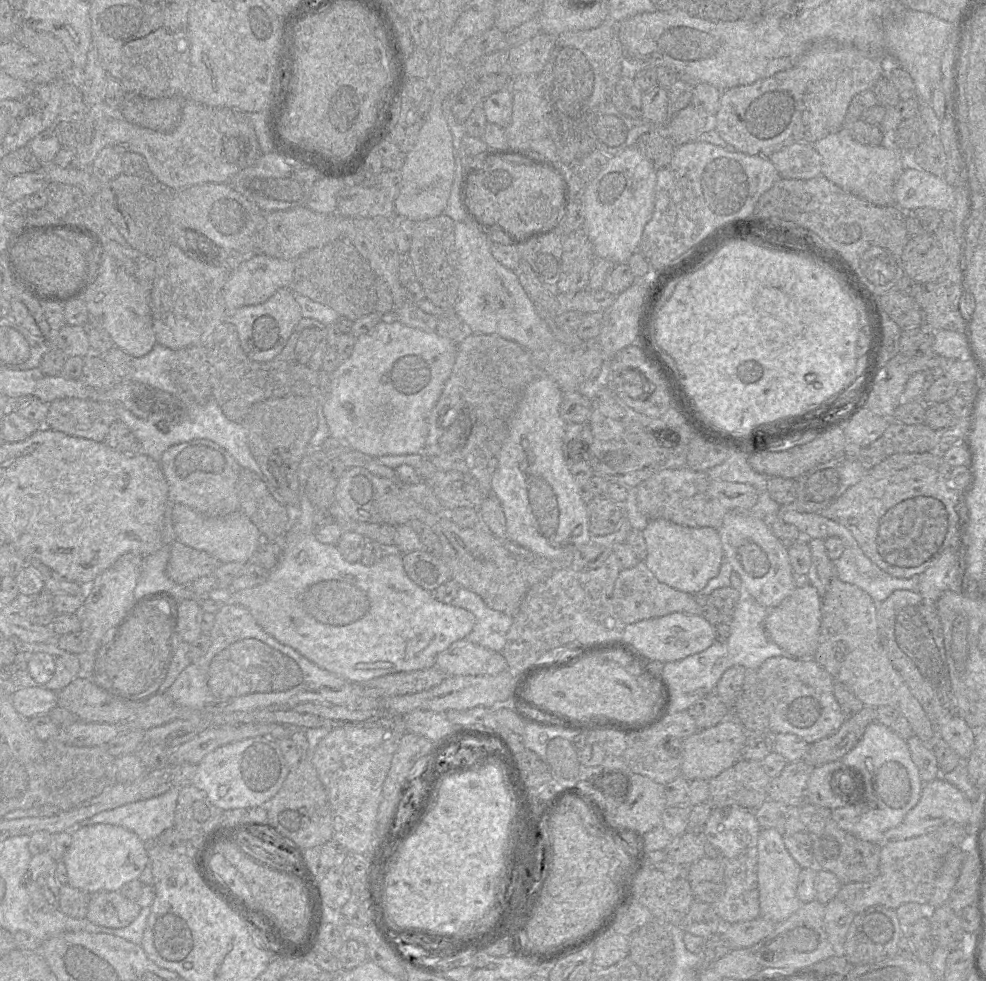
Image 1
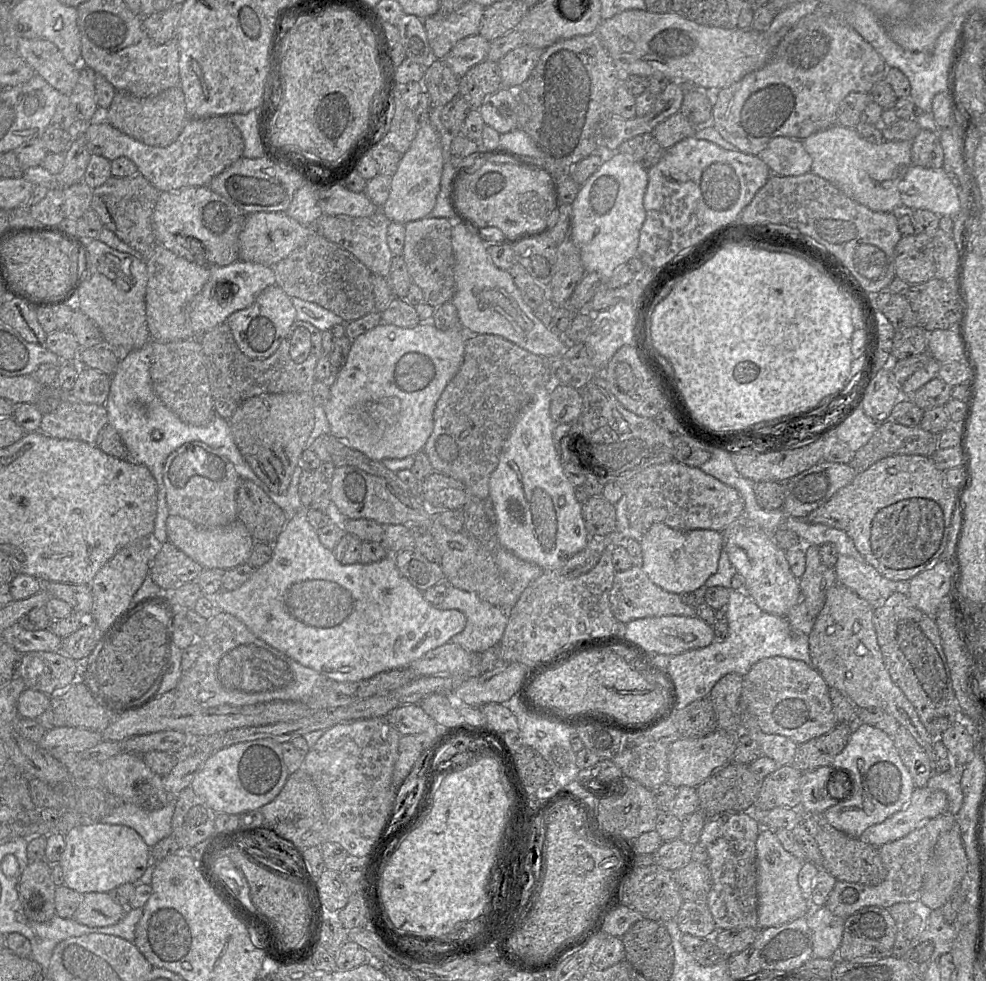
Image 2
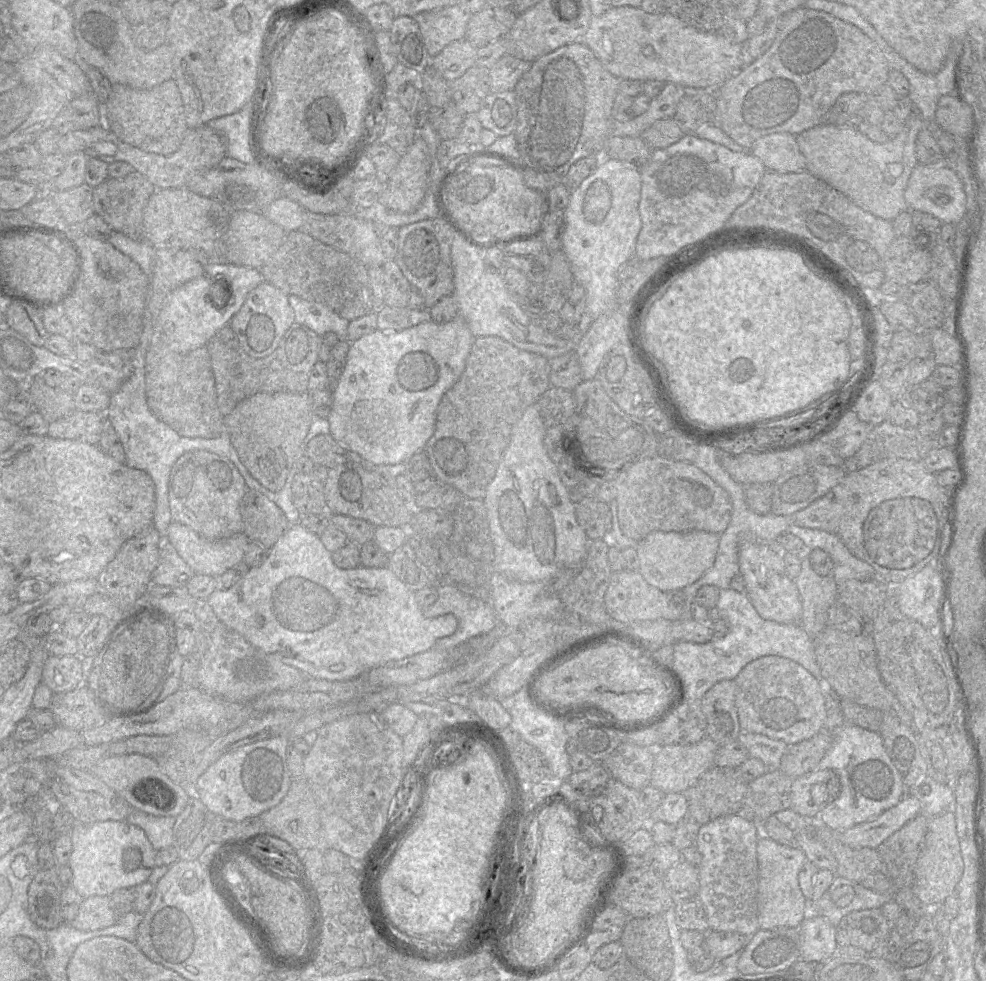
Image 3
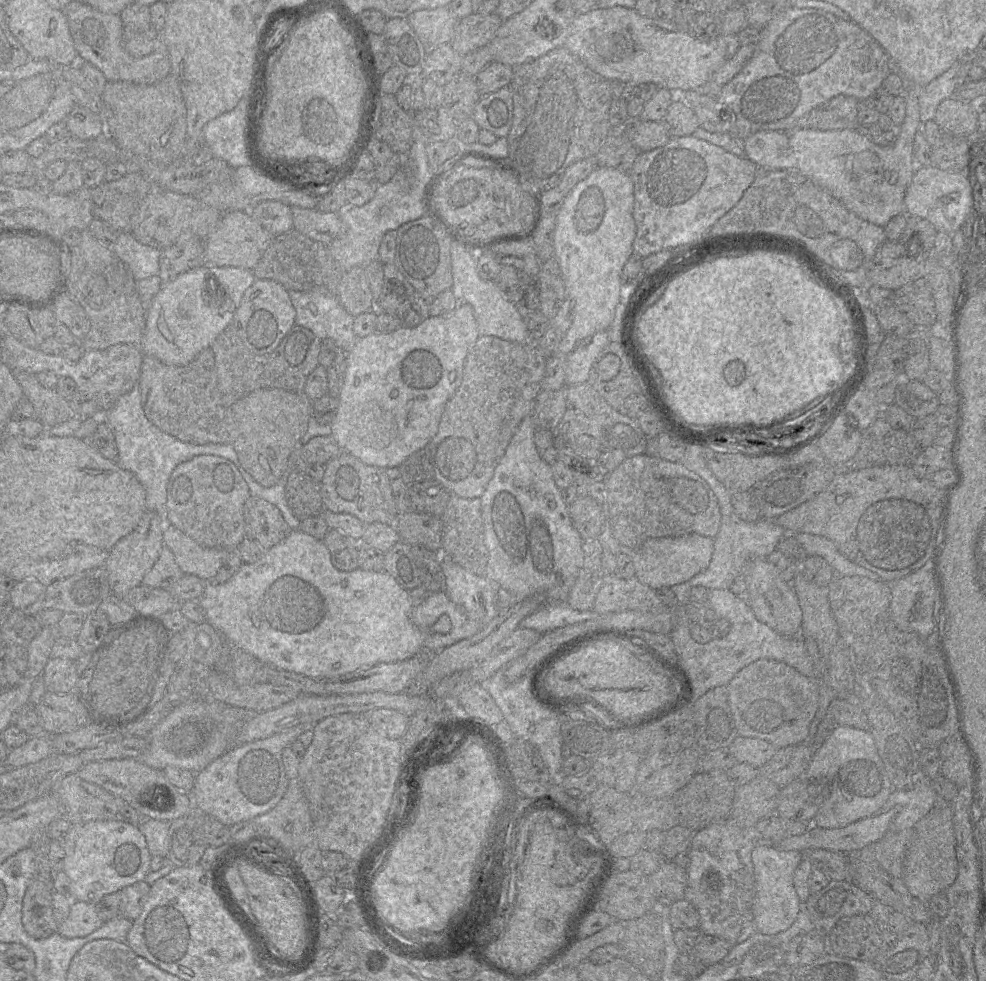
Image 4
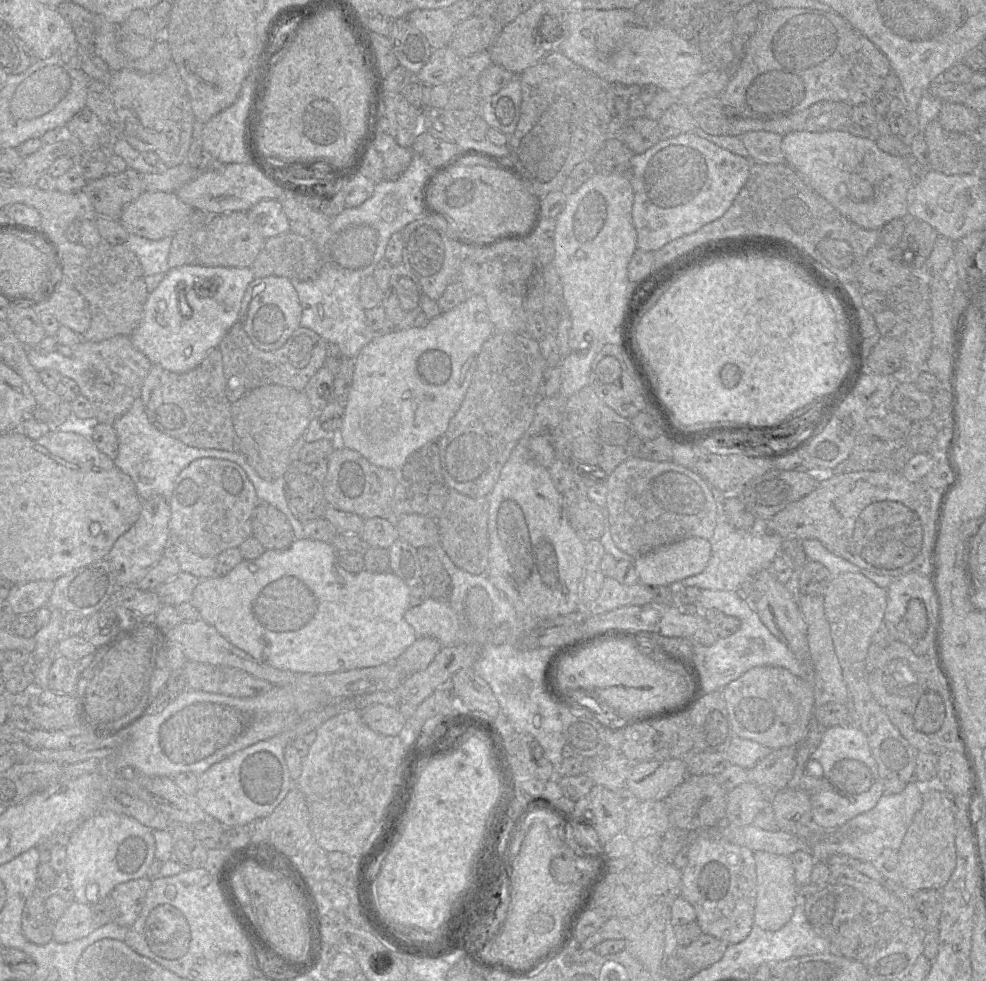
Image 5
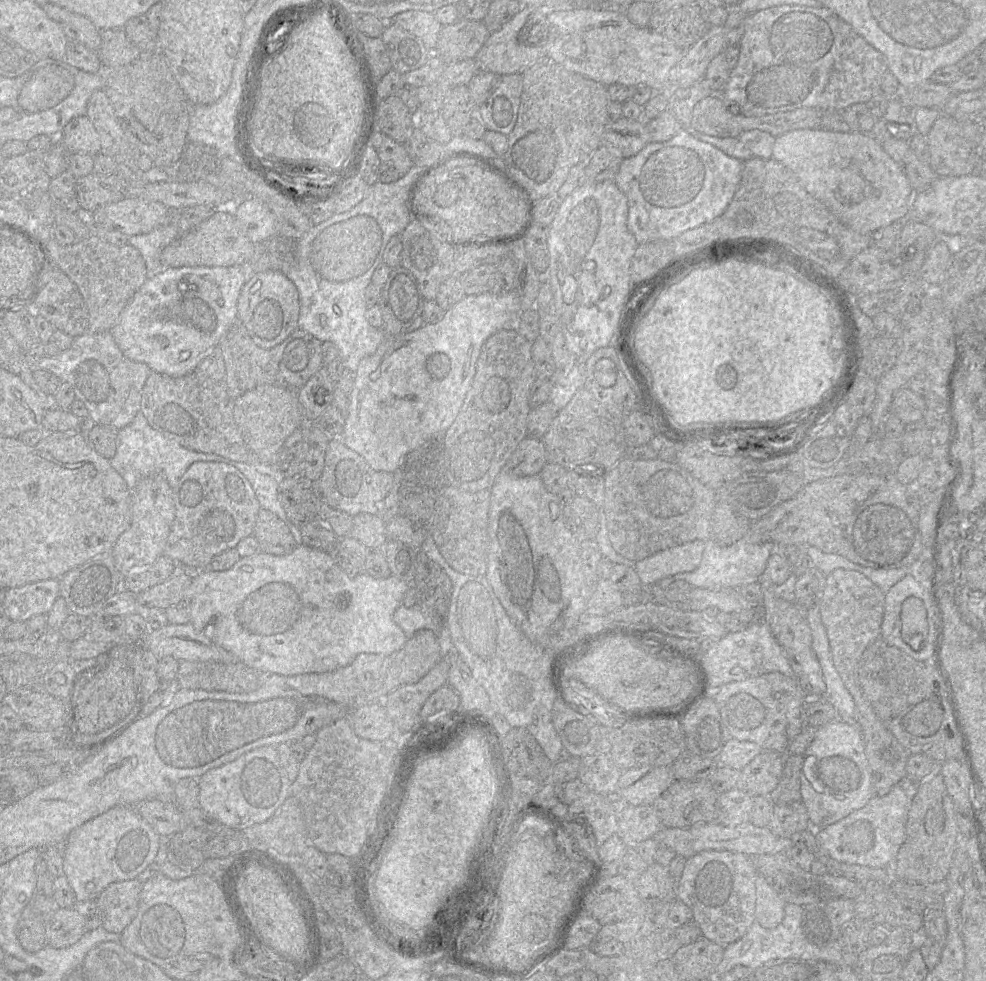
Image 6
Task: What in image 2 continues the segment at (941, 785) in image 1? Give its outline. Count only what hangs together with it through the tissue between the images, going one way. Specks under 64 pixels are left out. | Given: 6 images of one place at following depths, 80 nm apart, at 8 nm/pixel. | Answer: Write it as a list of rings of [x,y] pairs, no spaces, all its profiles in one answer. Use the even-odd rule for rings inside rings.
[[[926,786],[915,788],[906,808],[883,822],[868,827],[859,839],[880,847],[908,835],[931,819],[946,813],[947,807],[948,799],[945,792]]]

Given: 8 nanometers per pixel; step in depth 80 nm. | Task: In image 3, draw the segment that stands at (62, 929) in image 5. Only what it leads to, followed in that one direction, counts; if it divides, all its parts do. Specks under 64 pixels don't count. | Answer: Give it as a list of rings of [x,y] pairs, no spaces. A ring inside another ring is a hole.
[[[108,897],[82,899],[71,927],[82,932],[96,931],[112,926],[117,920],[116,912]]]

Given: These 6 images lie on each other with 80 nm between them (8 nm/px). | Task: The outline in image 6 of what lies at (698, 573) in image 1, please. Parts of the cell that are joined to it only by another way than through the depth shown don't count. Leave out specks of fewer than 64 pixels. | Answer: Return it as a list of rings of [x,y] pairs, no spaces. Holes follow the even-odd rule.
[[[703,540],[673,546],[637,561],[635,571],[642,586],[656,584],[666,577],[694,571],[701,562],[704,549]]]

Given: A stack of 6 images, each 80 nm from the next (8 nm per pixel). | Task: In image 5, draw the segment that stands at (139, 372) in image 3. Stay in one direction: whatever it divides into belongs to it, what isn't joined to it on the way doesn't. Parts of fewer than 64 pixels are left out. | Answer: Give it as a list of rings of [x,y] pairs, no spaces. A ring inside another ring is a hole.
[[[141,398],[136,399],[129,411],[114,421],[112,425],[118,439],[118,455],[113,462],[120,471],[133,480],[142,501],[161,496],[169,503],[177,476],[194,460],[200,458],[229,460],[240,466],[246,473],[260,501],[275,506],[286,516],[293,528],[295,538],[304,538],[303,524],[294,517],[285,499],[285,476],[273,481],[264,480],[249,465],[242,453],[190,447],[162,433],[149,422]]]

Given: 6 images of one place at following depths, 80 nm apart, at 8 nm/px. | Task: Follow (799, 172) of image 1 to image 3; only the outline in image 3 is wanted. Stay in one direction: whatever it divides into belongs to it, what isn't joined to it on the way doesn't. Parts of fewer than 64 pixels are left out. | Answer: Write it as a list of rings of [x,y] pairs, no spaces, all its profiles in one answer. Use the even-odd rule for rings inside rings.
[[[775,133],[755,141],[750,151],[758,157],[766,170],[778,173],[805,171],[806,158],[801,153],[796,136],[789,133]]]

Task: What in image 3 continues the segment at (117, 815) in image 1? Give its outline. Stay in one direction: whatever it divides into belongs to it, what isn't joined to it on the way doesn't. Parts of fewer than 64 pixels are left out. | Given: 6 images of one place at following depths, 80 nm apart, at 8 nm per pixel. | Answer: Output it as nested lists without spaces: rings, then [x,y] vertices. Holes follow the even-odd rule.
[[[132,811],[126,821],[141,828],[155,851],[172,845],[175,817],[155,816],[142,811]]]

